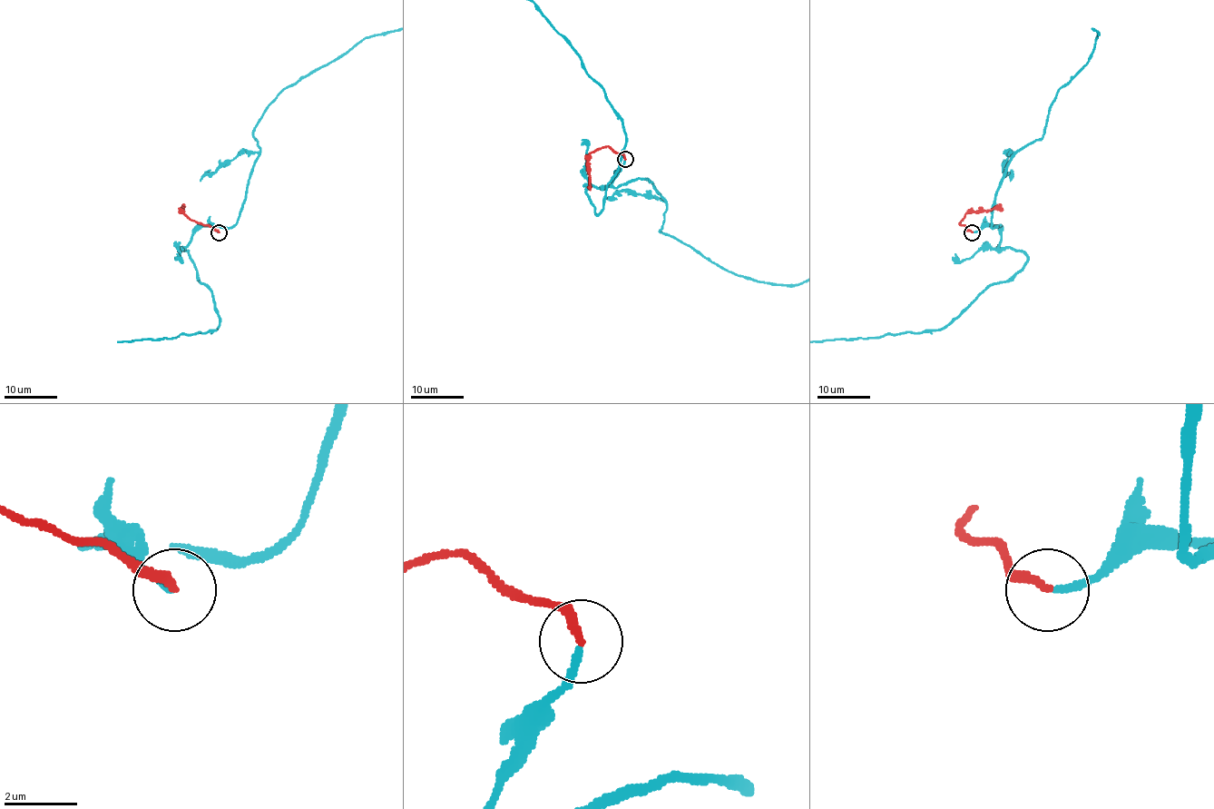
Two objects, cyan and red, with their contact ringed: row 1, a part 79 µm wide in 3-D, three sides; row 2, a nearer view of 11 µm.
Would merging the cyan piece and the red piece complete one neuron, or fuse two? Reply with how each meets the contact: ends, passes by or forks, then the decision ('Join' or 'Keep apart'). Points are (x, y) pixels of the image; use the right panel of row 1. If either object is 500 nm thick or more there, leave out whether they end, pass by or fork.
At the ring cyan ends. At the ring red ends. Join

